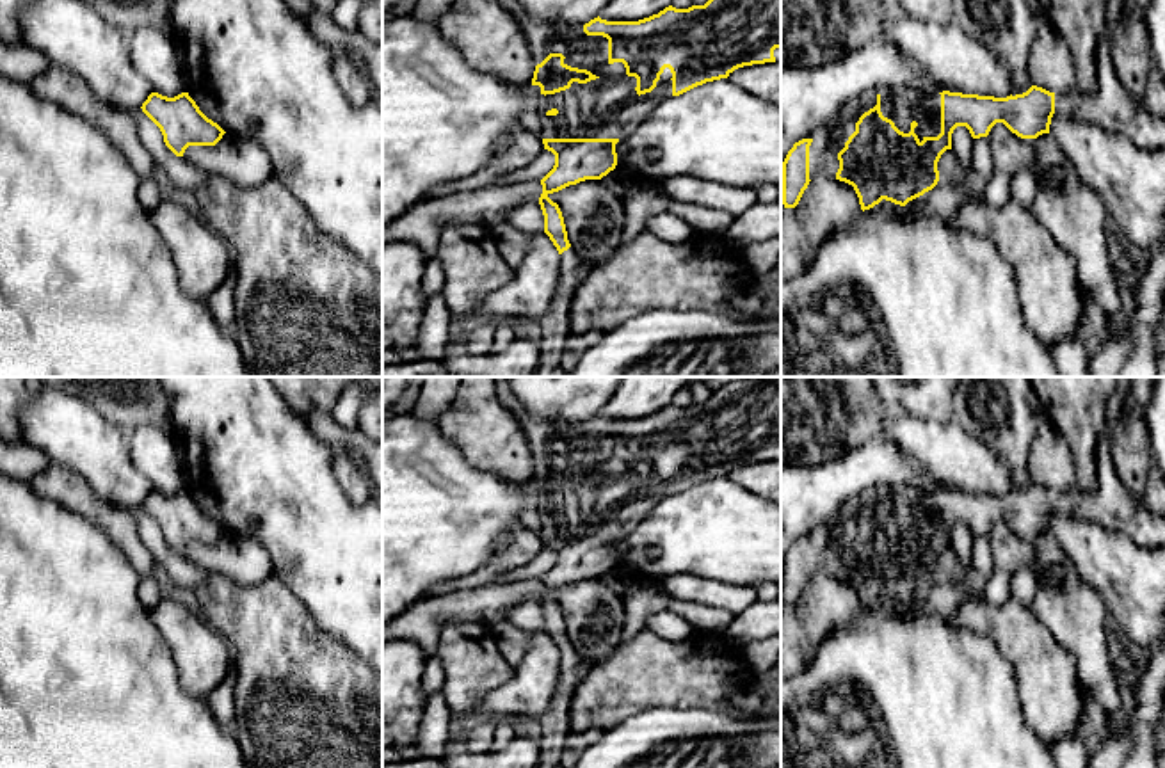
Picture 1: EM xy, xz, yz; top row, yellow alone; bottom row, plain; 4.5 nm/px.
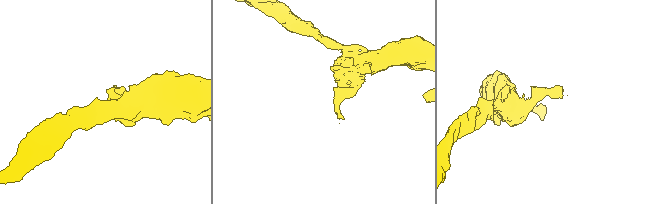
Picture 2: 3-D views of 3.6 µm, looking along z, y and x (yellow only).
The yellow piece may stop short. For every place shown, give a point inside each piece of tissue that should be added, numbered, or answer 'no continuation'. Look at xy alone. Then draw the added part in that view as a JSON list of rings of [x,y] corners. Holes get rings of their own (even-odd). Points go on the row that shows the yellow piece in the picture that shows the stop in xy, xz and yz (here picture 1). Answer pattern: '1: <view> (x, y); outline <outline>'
no continuation

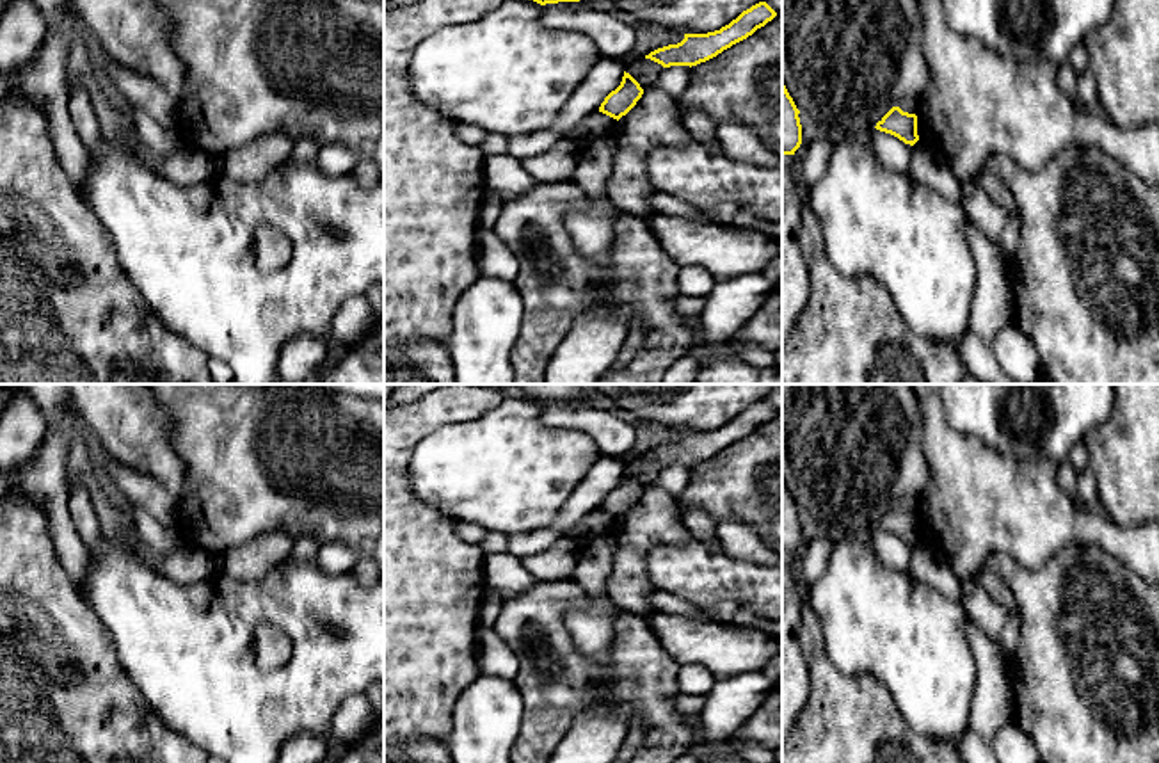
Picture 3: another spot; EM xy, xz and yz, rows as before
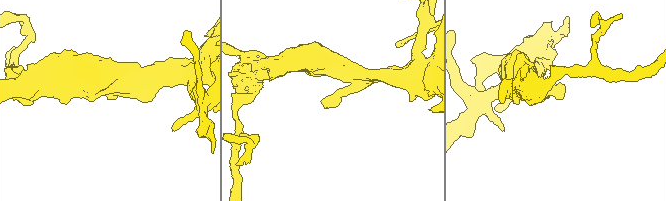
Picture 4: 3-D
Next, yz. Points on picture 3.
no continuation

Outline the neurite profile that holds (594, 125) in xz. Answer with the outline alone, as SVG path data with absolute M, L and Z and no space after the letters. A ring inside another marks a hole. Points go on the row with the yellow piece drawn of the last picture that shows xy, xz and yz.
M595 110L588 114L567 135L560 135L551 130L540 130L535 133L508 137L507 153L517 160L533 158L537 155L549 151L560 139L571 141L580 149L587 141L604 135L615 124L617 124L617 119Z

